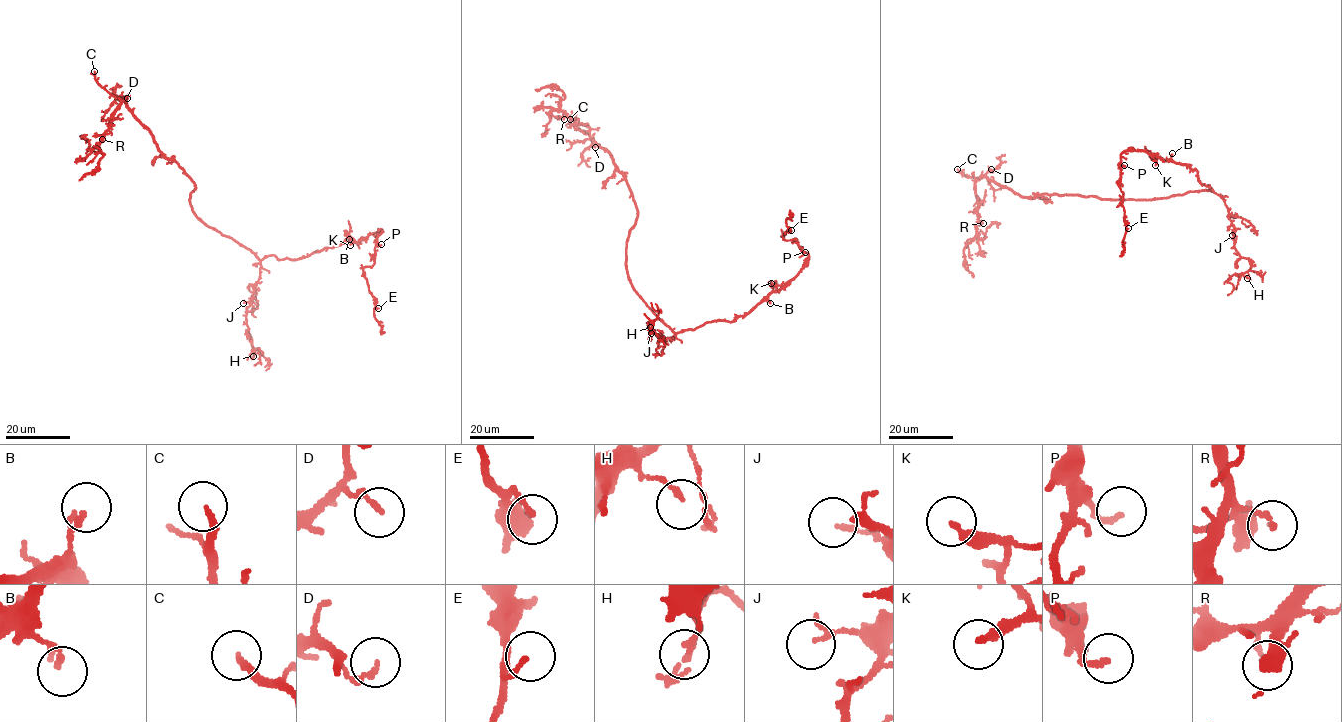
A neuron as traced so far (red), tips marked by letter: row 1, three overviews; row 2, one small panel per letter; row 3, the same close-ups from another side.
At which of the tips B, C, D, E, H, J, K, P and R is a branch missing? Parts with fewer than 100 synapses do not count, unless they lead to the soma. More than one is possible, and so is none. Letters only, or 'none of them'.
C

